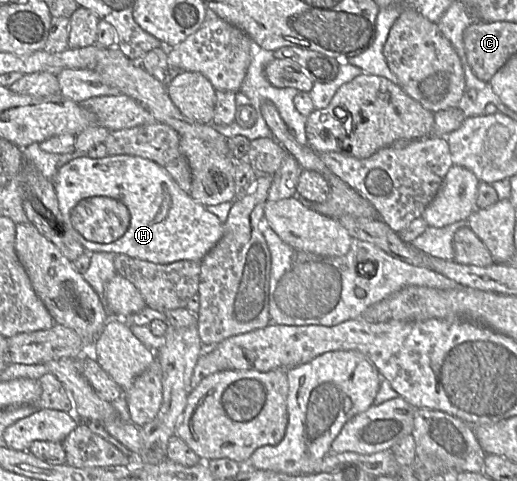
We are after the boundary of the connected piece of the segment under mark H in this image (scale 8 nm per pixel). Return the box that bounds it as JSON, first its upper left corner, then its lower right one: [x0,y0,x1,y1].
[52,154,224,264]

